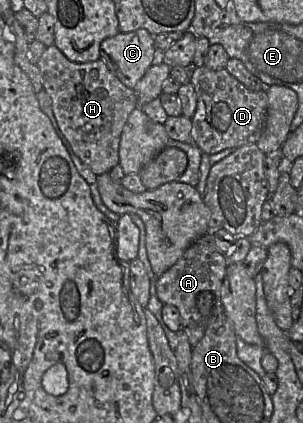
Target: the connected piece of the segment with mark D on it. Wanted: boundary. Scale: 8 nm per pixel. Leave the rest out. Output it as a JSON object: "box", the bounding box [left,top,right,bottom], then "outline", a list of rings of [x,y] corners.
{"box":[190,67,268,155],"outline":[[[192,67],[190,82],[197,97],[192,117],[192,140],[202,153],[213,155],[228,148],[256,144],[265,126],[268,96],[265,91],[250,91],[226,69]]]}

